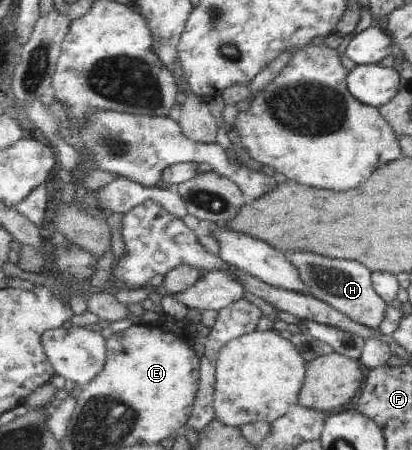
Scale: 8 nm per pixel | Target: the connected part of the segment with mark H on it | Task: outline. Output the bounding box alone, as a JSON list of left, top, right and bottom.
[288,252,388,330]

